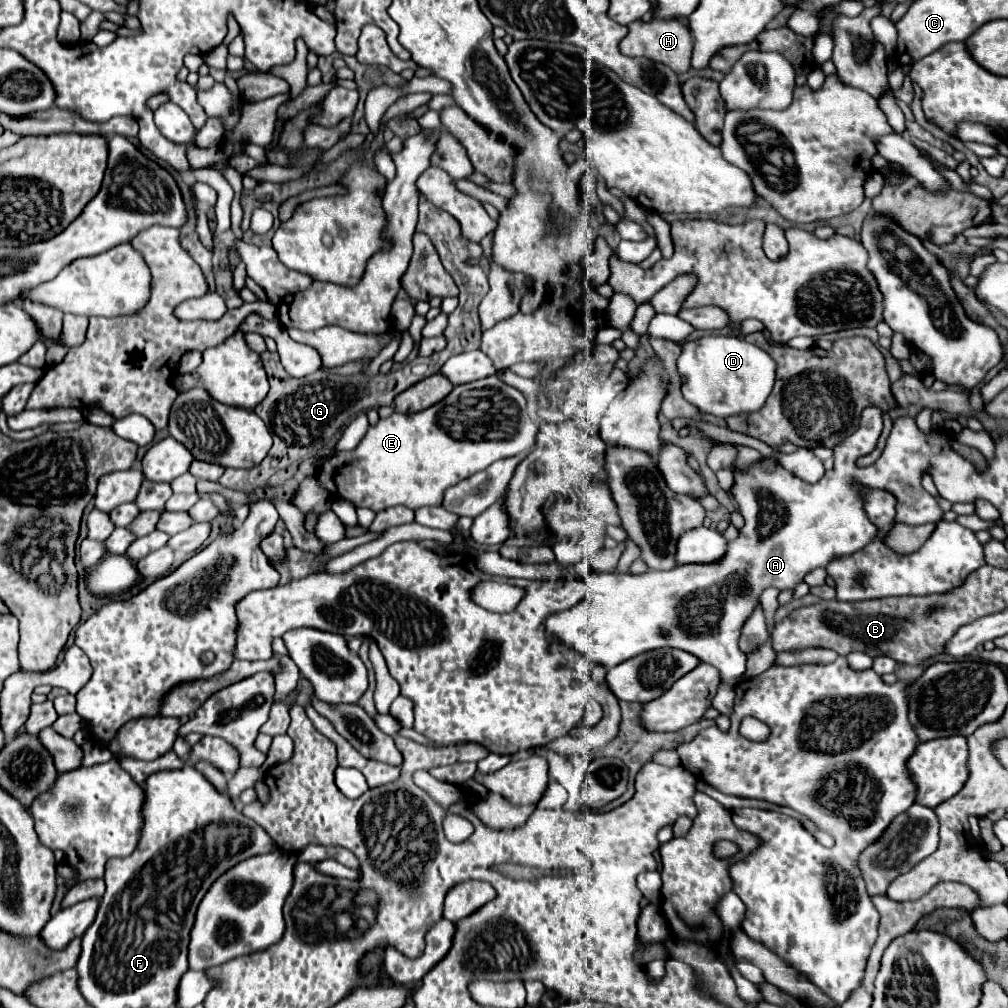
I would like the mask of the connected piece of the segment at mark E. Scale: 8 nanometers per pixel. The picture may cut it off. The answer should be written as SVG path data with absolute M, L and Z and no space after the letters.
M496 374L494 376L488 376L486 380L474 380L470 384L460 384L460 386L454 386L454 390L438 404L426 408L424 412L416 412L416 414L398 414L394 412L390 418L386 420L380 420L376 426L370 426L364 440L358 444L356 450L352 452L336 452L326 464L322 464L318 468L318 478L320 482L334 494L334 496L340 496L340 498L346 498L346 500L352 500L358 508L360 506L366 506L366 508L372 508L374 512L378 510L384 510L384 508L390 508L390 506L408 506L412 510L418 510L422 506L440 506L442 504L442 492L446 492L446 488L458 484L458 480L464 480L466 476L472 476L474 472L480 472L482 468L488 468L492 462L500 460L500 458L508 458L508 456L516 456L516 454L522 454L522 452L530 452L534 448L534 436L538 434L538 424L528 416L526 412L526 398L522 396L522 392L518 392L516 388L504 384Z

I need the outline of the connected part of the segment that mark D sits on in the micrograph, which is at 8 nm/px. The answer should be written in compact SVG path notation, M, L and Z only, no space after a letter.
M704 336L686 342L678 358L678 372L684 376L684 398L704 414L718 418L758 412L776 382L774 360L762 348L738 336Z

